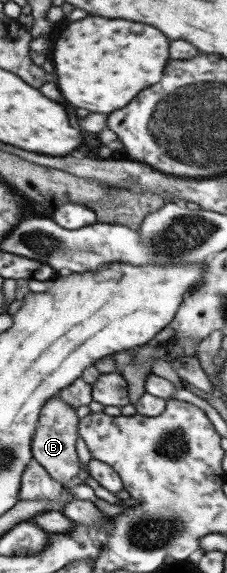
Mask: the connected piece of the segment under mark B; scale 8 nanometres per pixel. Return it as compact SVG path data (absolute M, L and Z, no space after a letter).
M58 394L48 398L40 408L38 419L31 437L30 449L32 460L44 468L44 471L63 486L70 484L70 479L80 471L77 459L76 441L77 421L75 409L62 401Z

